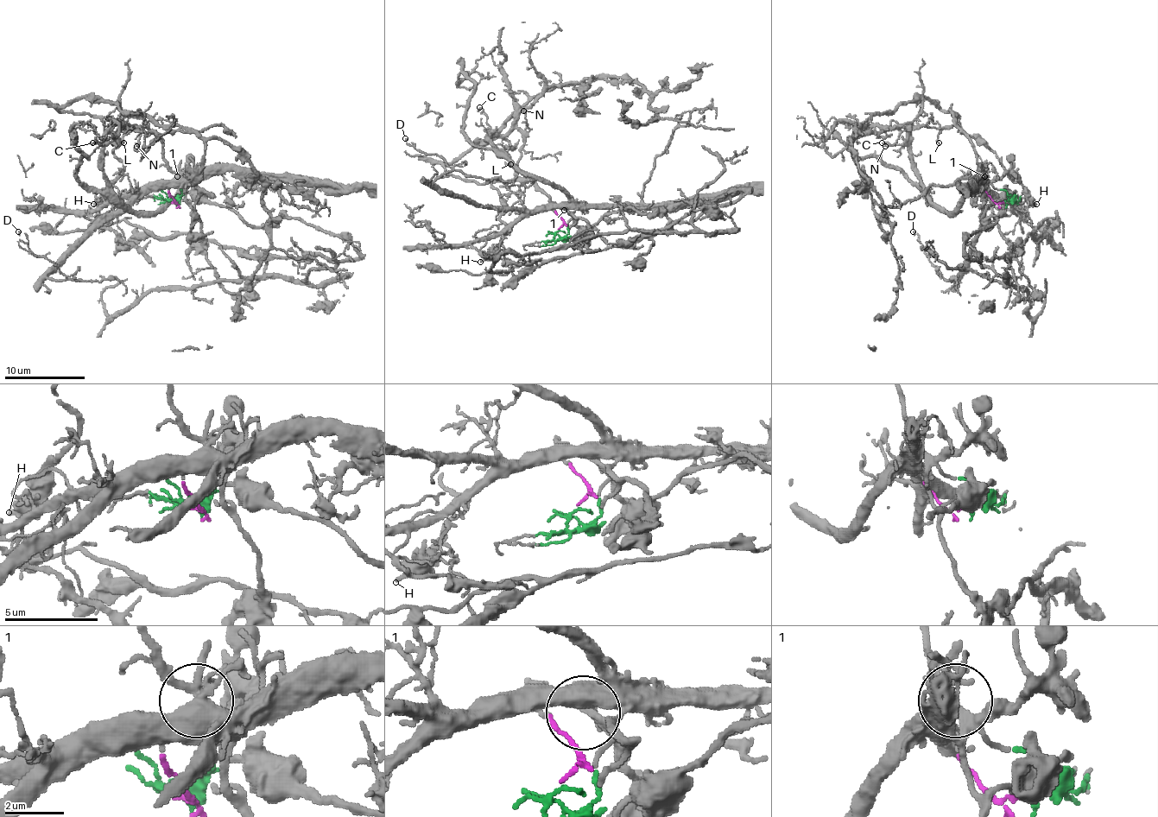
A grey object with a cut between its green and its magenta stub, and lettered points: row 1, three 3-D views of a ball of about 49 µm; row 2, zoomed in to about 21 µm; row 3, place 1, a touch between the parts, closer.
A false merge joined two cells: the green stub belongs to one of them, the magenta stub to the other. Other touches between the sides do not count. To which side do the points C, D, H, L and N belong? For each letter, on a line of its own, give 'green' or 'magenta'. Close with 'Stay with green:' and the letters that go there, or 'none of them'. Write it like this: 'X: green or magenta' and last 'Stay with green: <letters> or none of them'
C: magenta
D: magenta
H: green
L: magenta
N: magenta
Stay with green: H

